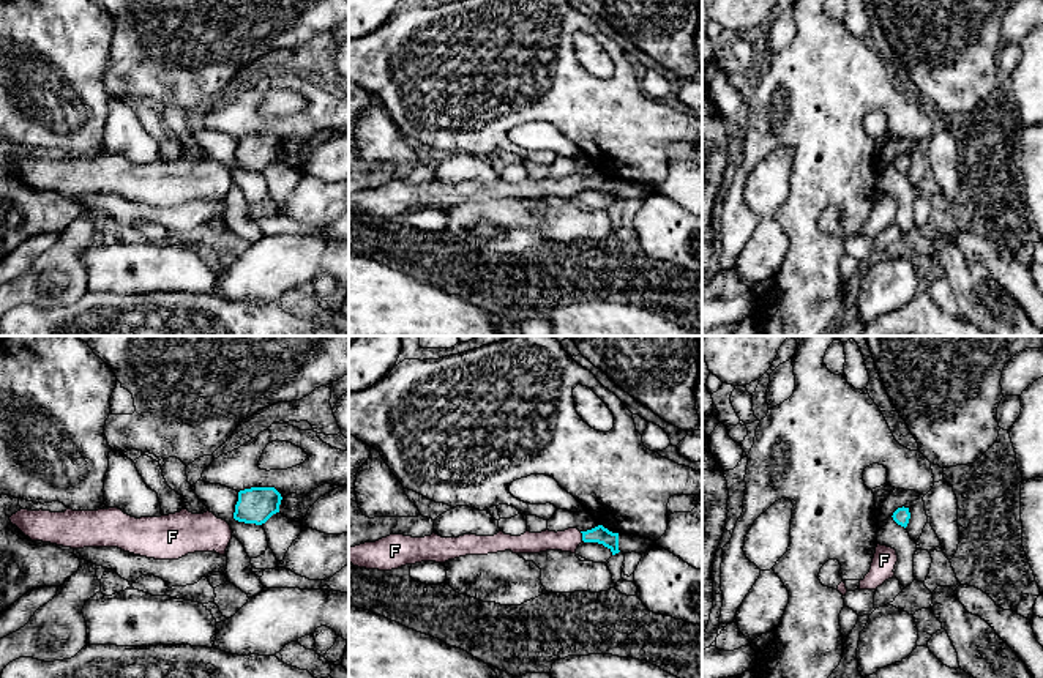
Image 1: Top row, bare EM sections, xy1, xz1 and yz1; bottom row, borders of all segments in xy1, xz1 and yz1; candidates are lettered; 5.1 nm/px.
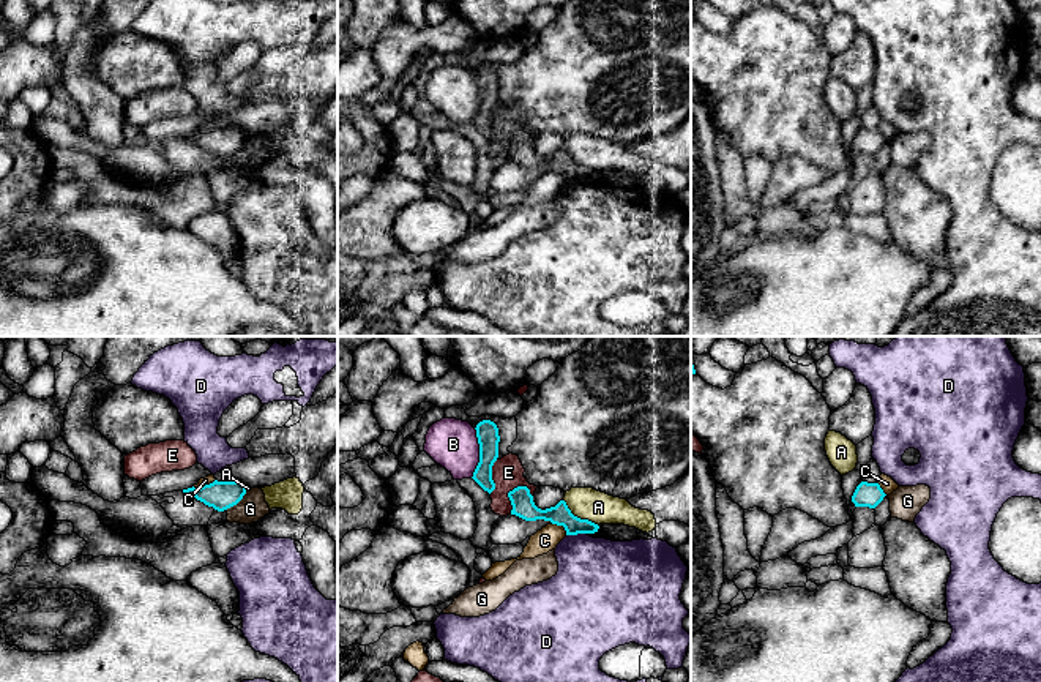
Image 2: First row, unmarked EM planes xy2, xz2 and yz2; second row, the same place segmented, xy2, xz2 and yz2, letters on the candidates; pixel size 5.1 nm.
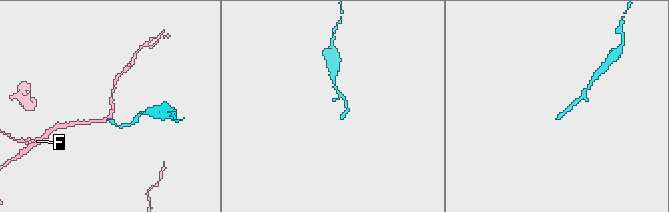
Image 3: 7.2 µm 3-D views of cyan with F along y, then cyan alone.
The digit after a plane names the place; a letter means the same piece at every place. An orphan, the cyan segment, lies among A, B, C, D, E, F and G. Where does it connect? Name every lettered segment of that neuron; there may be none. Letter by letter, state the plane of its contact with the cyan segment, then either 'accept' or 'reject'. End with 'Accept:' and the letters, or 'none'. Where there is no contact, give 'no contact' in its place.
A: contact in xz2; reject
B: contact in xz2; reject
C: contact in xz2; reject
D: contact in xz2; reject
E: contact in xz2; reject
F: contact in xz1; accept
G: contact in xy2; reject
Accept: F

